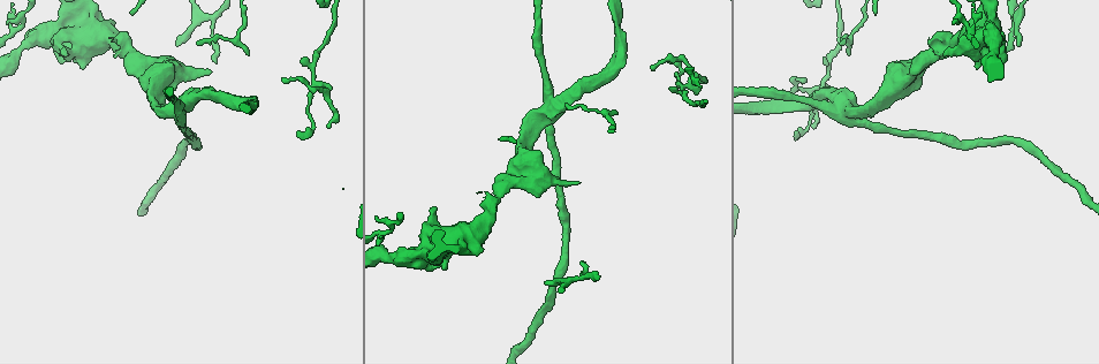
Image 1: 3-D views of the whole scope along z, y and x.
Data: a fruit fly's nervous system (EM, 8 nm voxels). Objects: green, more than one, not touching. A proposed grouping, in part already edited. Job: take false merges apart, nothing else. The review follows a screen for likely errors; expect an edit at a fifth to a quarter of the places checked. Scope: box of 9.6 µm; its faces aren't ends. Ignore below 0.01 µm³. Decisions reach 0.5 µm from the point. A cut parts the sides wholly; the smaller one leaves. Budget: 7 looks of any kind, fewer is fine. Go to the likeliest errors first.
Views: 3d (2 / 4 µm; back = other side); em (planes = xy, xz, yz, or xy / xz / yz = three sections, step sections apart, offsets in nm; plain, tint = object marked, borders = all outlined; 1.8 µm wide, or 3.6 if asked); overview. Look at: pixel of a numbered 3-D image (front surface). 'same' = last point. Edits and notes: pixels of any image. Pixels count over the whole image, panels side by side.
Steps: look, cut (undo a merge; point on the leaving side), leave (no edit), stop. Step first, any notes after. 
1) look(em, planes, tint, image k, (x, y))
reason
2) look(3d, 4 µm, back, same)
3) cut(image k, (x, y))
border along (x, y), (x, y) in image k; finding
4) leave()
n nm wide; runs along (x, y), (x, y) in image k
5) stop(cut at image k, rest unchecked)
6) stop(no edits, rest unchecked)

look(em, planes, tint, image 1, (537, 121))
two arms at a narrow angle

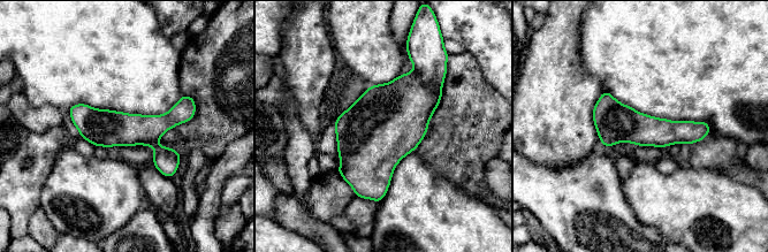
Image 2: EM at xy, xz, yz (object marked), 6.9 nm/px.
cut(image 2, (425, 50))
260 nm wide; a second cell is stuck on

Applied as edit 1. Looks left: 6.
look(3d, 4 µm, image 1, (682, 83))
three arms meet

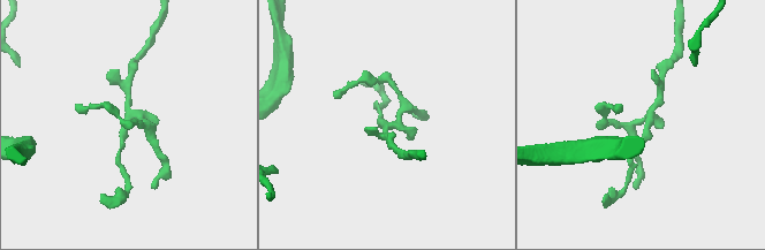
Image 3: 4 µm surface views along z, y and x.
look(em, xy, step 4, tint, image 3, (390, 124))
need the tissue

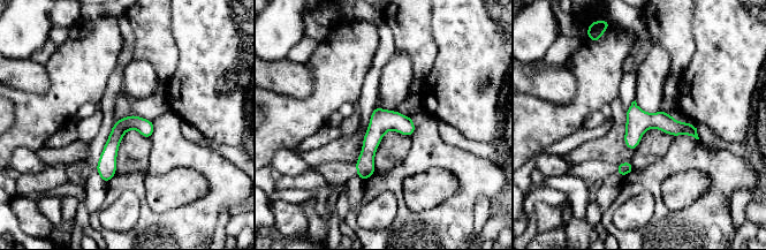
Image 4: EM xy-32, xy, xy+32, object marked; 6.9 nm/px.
leave()
all the same cell

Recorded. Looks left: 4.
look(3d, 4 µm, image 1, (449, 243))
branch point

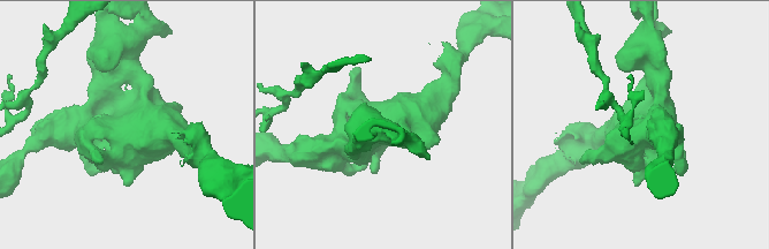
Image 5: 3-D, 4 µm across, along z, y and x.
look(em, 3.6 µm, planes, plain, image 5, (125, 130))
shape alone is not enough

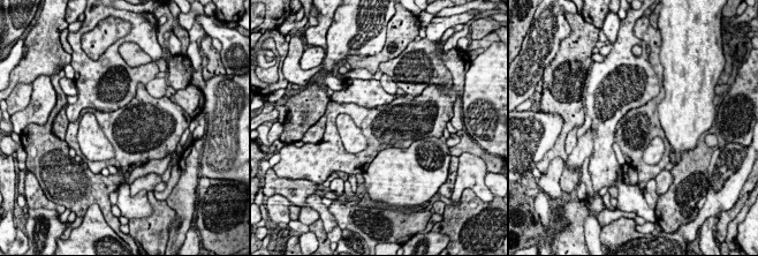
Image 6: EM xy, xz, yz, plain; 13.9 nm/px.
look(em, 3.6 µm, planes, tint, same)
with the object marked

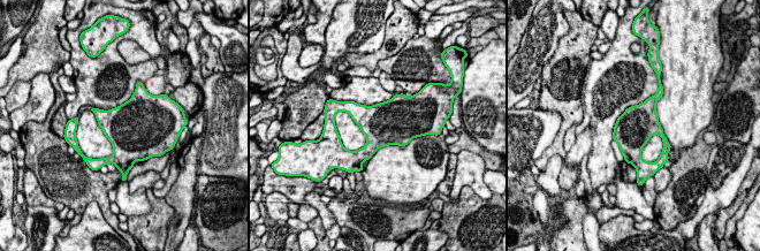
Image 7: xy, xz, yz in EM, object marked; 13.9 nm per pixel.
leave()
one cell here

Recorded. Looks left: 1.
stop(cut at image 2, rest unchecked)

